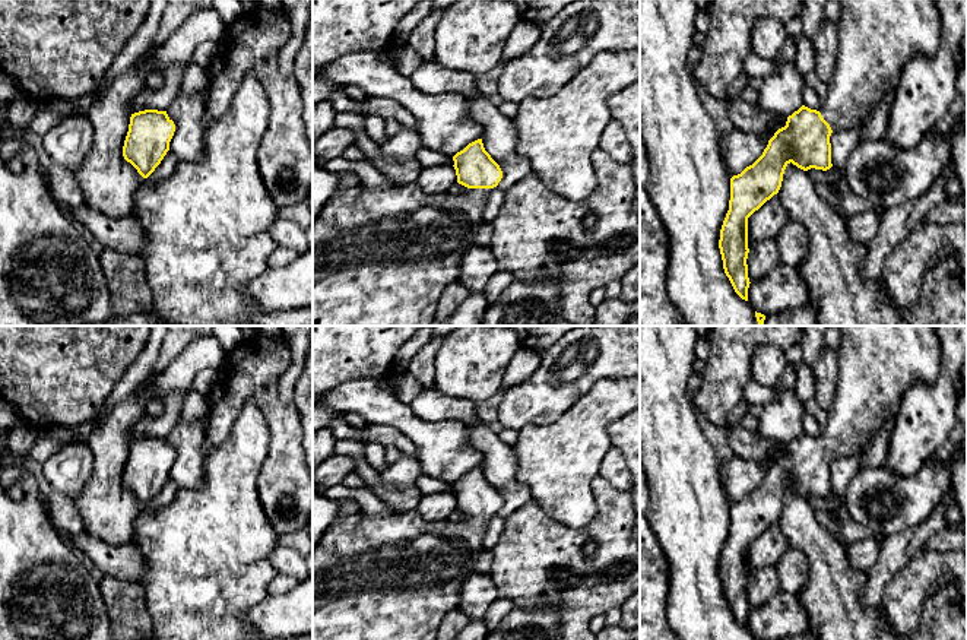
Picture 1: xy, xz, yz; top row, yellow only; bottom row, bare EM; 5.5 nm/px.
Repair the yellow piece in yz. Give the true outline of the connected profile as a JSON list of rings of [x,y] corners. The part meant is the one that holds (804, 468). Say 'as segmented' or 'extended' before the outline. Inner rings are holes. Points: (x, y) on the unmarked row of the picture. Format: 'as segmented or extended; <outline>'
extended; [[[838,326],[840,348],[837,349],[838,377],[834,402],[827,411],[828,421],[821,437],[811,437],[802,433],[787,444],[786,453],[779,456],[768,468],[762,482],[741,501],[730,506],[729,538],[720,557],[719,576],[723,587],[723,596],[735,620],[748,628],[748,545],[758,538],[767,527],[779,520],[786,494],[792,489],[798,495],[808,498],[811,495],[827,498],[831,491],[830,463],[834,457],[844,457],[866,450],[871,438],[887,422],[888,418],[898,416],[904,393],[913,384],[922,381],[932,384],[941,371],[941,343],[936,326]]]

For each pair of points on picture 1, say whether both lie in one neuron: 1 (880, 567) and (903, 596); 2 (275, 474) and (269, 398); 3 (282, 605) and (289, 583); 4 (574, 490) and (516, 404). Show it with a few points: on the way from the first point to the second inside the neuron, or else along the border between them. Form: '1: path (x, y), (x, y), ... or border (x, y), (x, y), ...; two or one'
1: border (913, 555), (888, 582), (880, 607); two
2: path (281, 455), (281, 417); one
3: border (297, 583), (287, 592), (269, 595); two
4: border (564, 414), (549, 423), (526, 424), (517, 430); two

